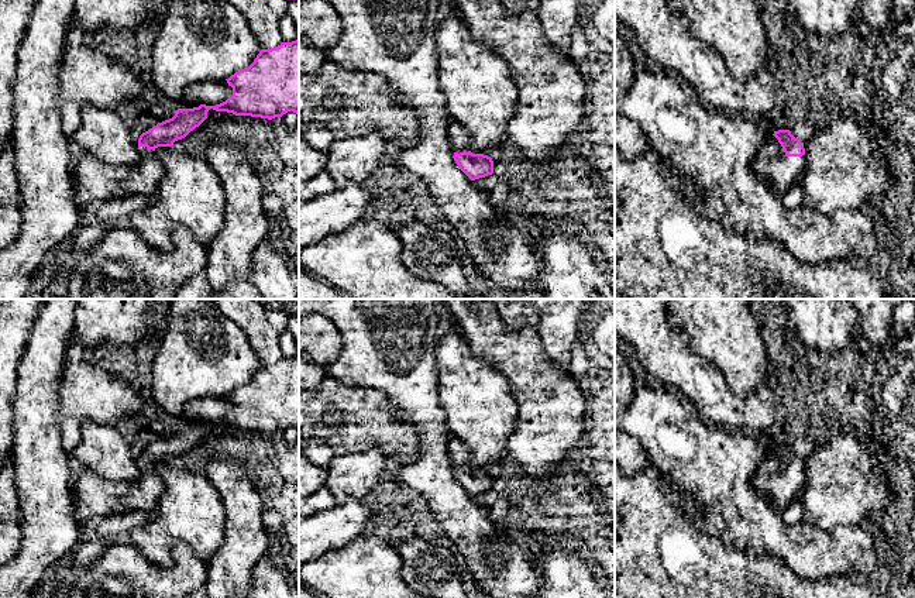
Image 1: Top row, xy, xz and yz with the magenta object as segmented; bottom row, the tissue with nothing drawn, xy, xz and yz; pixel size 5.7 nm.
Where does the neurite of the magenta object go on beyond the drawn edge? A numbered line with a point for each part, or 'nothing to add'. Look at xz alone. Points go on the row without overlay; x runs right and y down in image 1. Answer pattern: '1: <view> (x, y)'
1: xz (461, 456)

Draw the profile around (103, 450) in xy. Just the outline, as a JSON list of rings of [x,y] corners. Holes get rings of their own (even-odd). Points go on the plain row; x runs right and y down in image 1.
[[[85,422],[82,441],[72,454],[80,464],[107,481],[127,482],[140,475],[138,448],[114,426]]]

